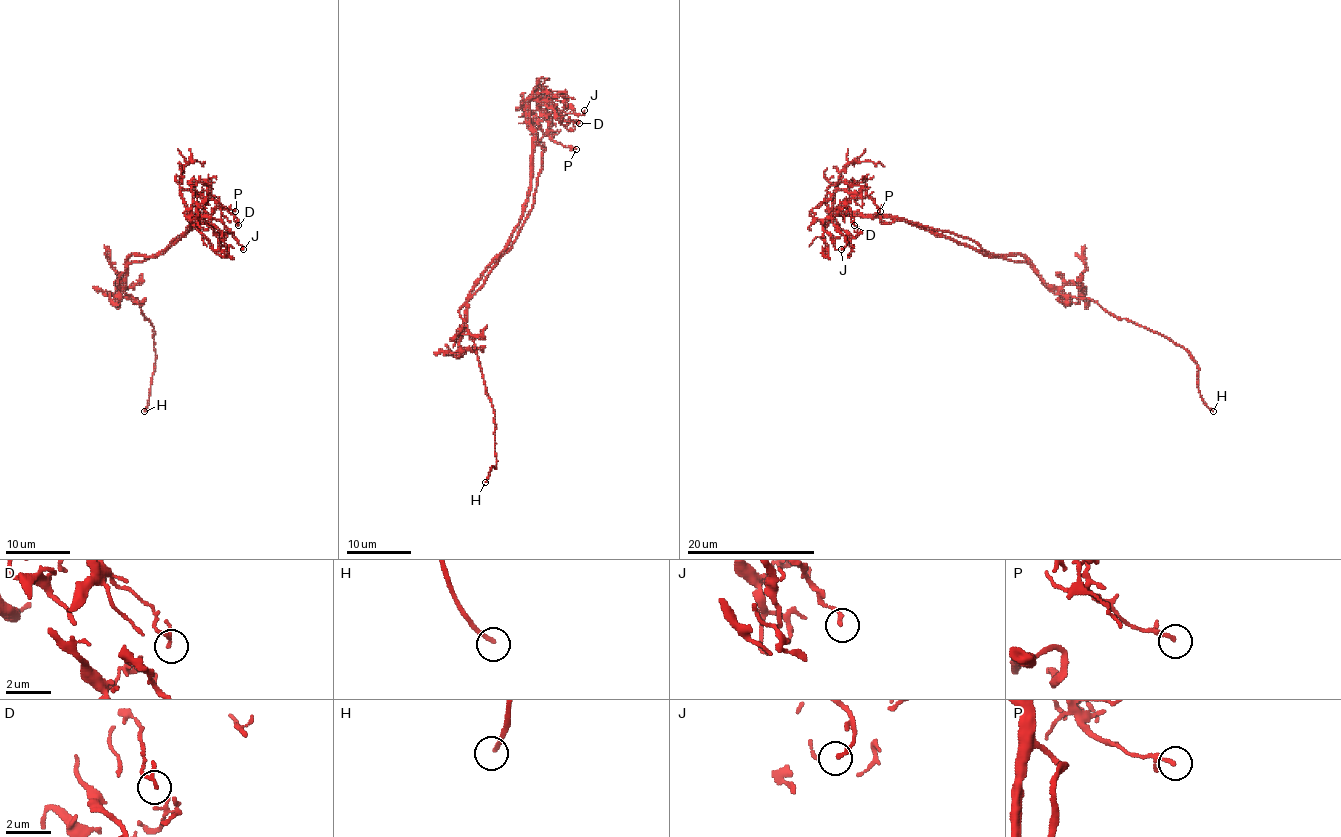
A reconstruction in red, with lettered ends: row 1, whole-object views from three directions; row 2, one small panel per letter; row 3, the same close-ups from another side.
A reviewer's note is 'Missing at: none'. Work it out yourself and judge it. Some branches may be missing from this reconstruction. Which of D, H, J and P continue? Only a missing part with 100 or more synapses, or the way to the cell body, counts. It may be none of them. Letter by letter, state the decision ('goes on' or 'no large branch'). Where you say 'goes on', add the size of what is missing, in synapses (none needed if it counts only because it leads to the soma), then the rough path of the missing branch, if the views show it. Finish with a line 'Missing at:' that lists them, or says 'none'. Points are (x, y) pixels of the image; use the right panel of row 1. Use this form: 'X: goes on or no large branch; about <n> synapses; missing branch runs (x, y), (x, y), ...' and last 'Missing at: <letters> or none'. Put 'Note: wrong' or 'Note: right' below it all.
D: no large branch
H: goes on; missing branch runs (1213, 411), (1235, 418), (1245, 408), (1251, 392)
J: no large branch
P: no large branch
Missing at: H
Note: wrong

